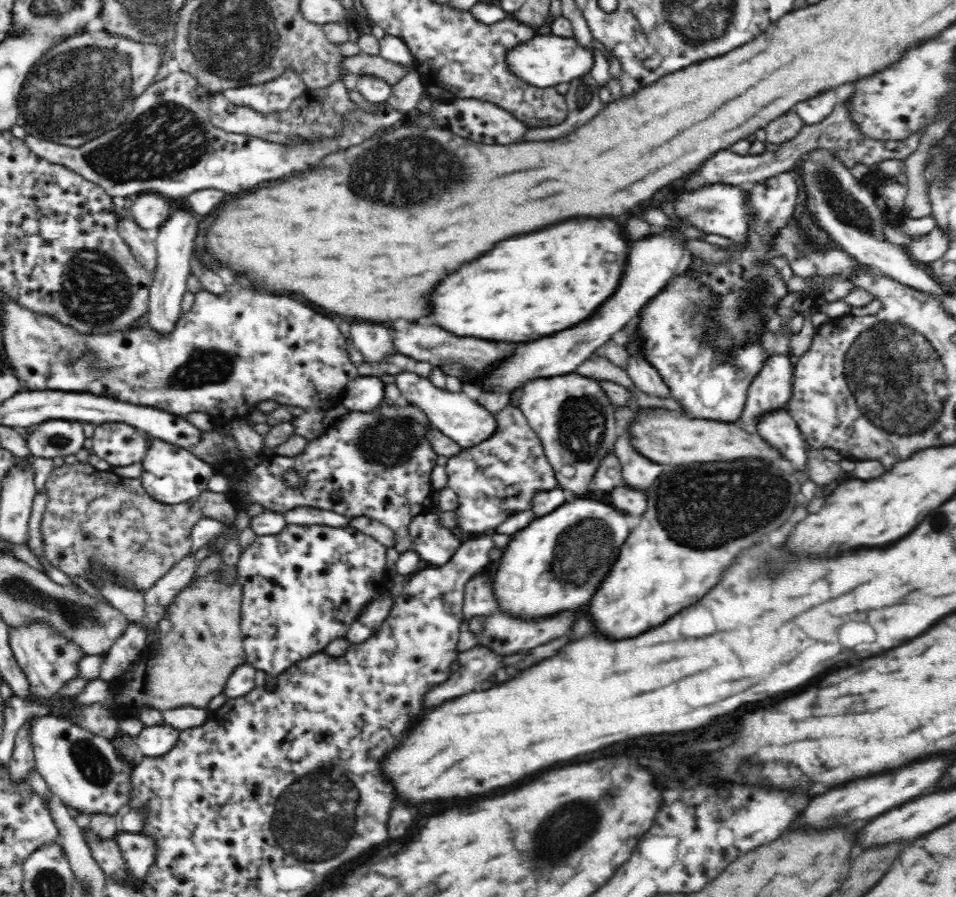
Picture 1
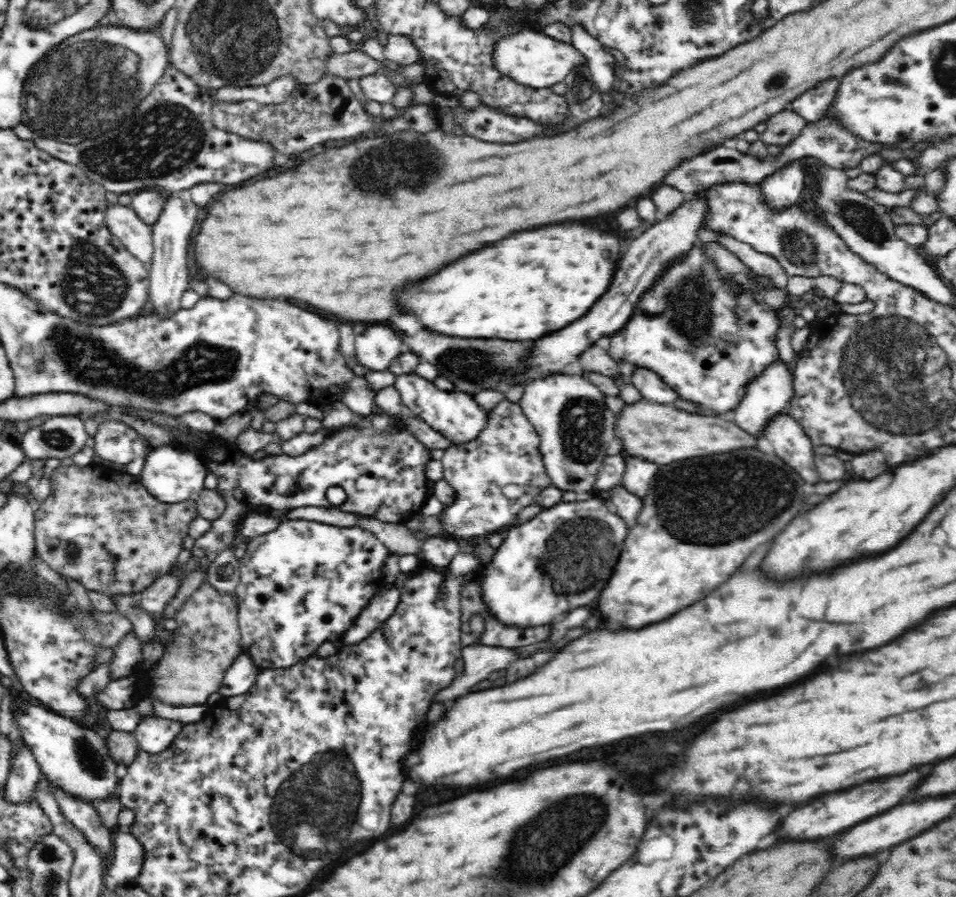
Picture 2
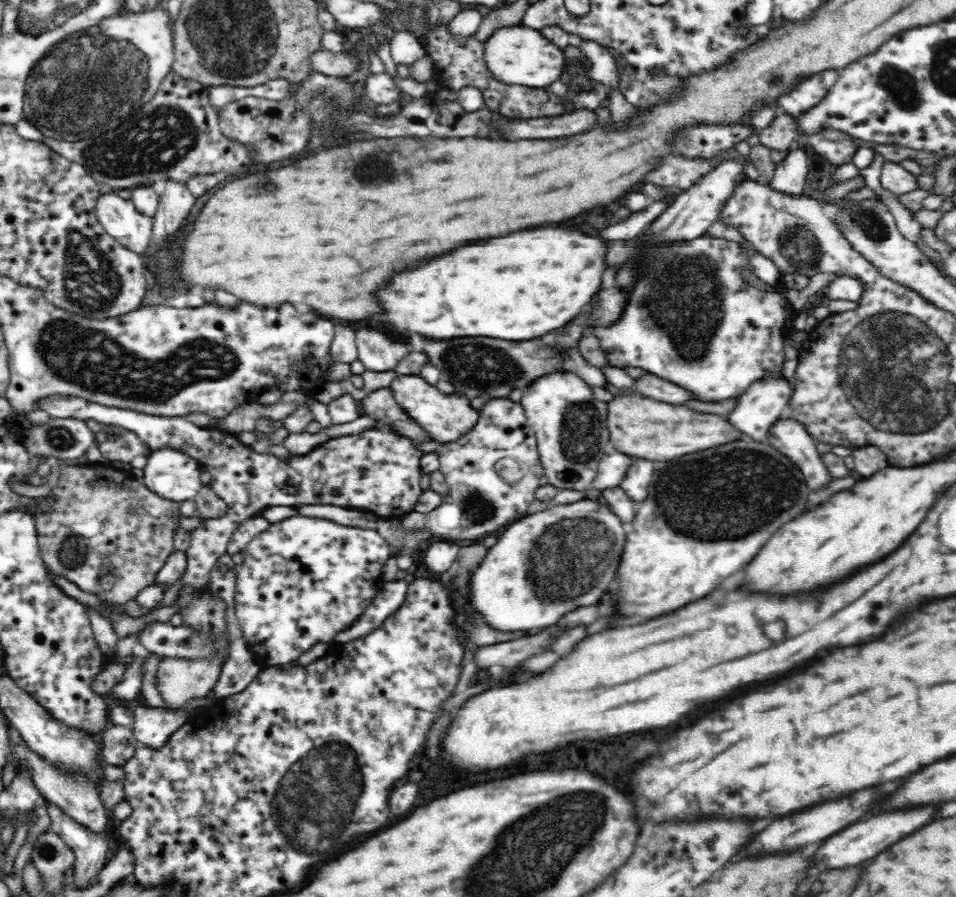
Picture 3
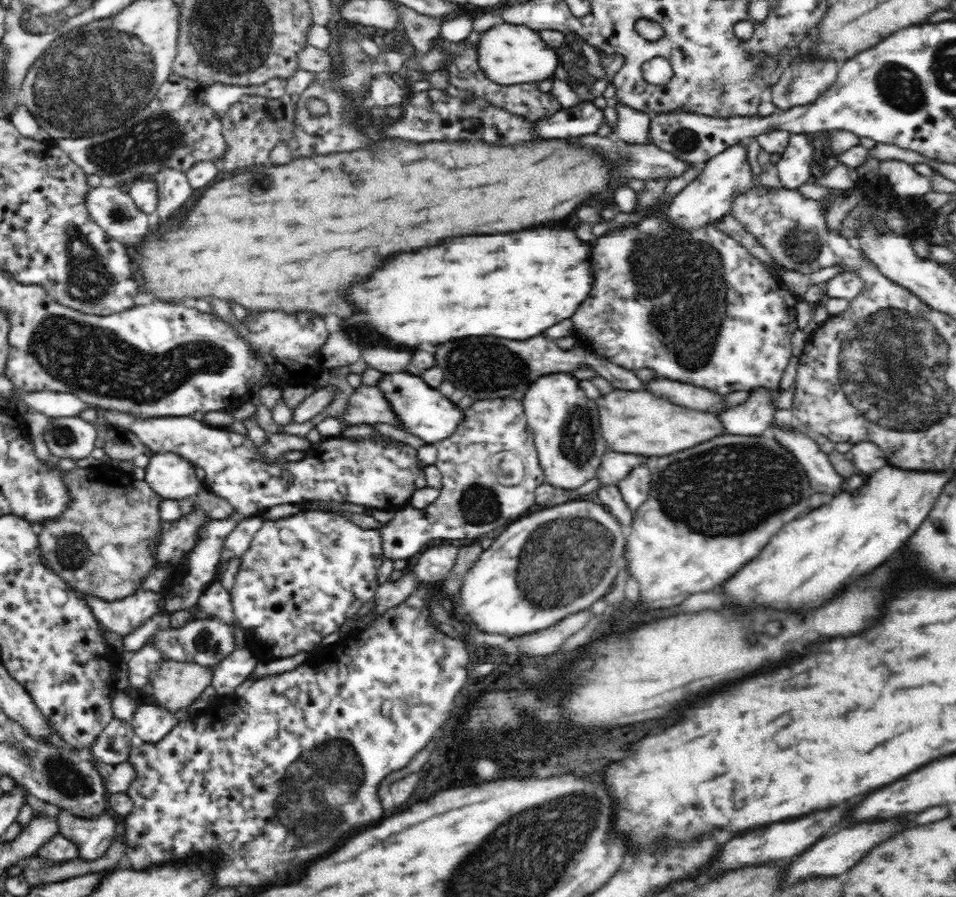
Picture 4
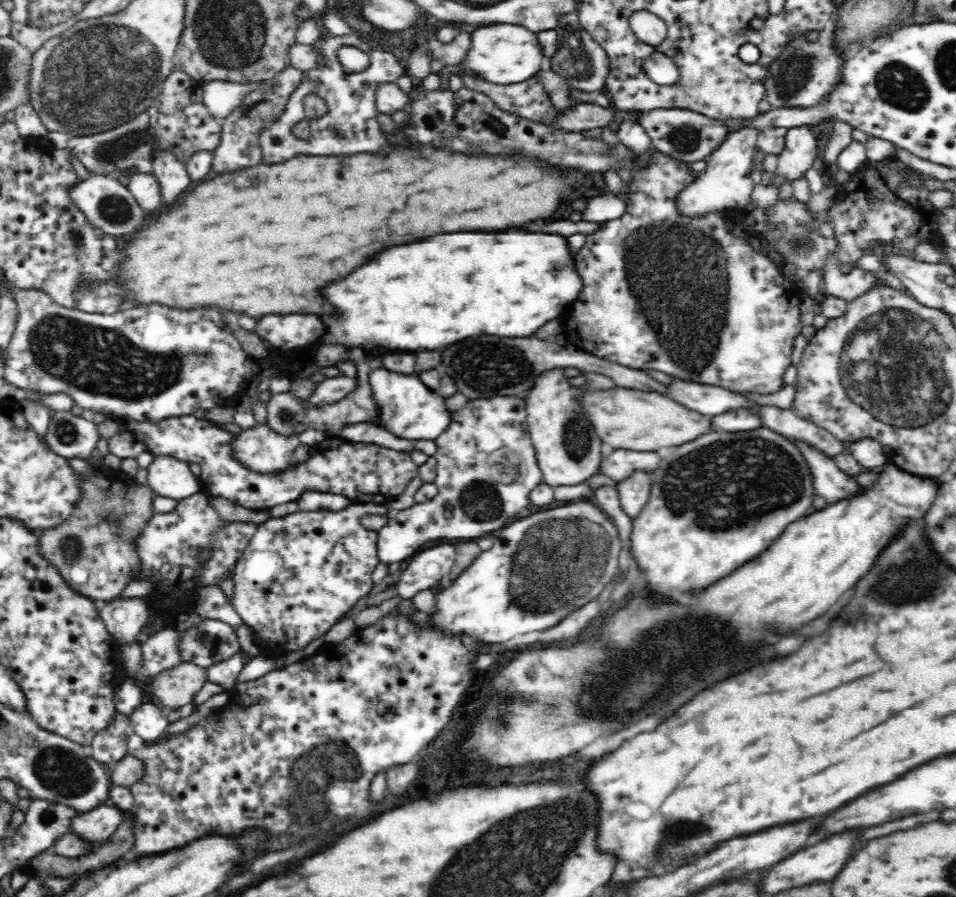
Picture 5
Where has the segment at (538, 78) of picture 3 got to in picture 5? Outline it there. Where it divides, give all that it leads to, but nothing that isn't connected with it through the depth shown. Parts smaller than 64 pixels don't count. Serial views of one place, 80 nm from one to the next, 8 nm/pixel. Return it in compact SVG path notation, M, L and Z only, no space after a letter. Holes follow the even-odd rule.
M492 23L483 25L472 33L472 46L462 63L457 66L435 68L435 73L439 77L440 89L443 90L449 89L452 74L465 71L472 71L484 81L493 84L517 84L537 77L542 72L545 57L546 53L538 42L537 33L528 30L525 26Z

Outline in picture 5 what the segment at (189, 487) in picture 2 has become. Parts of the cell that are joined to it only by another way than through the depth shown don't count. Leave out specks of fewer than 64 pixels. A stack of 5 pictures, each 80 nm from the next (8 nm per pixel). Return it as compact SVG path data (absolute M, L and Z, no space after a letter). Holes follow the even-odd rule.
M156 456L146 469L147 485L156 495L179 501L204 491L190 464L174 456Z

